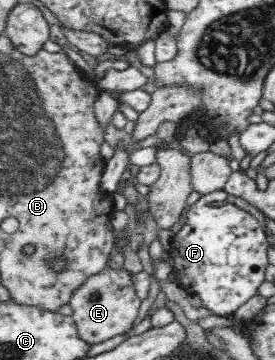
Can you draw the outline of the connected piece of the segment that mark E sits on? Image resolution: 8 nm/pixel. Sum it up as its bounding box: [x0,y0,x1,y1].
[70,266,140,344]

